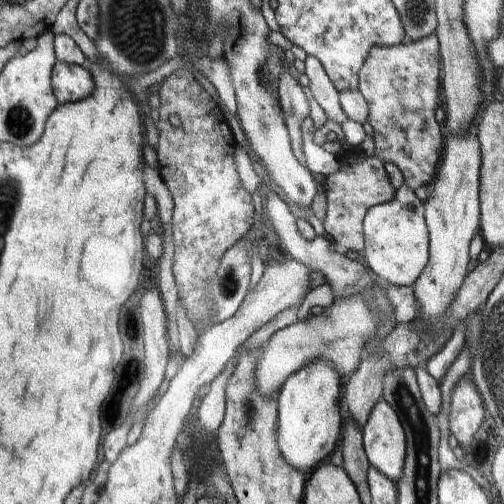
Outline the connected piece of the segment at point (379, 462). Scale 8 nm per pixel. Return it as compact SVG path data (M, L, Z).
M382 399L370 412L363 430L363 448L369 464L395 484L403 476L407 443L402 424Z

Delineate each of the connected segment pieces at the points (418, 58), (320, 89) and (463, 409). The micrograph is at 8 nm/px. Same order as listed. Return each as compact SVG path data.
M435 34L416 41L404 41L400 45L373 45L358 72L357 80L357 88L367 103L367 122L374 131L375 157L382 163L394 164L402 172L403 184L410 187L410 191L431 185L441 160L445 132L443 124L438 124L435 120L441 87L439 43Z
M308 56L305 60L305 76L310 81L309 87L316 102L324 109L329 120L342 123L348 118L339 104L339 92L328 79L320 62Z
M464 376L455 385L450 405L450 434L454 435L460 446L470 446L470 438L478 434L486 410L468 376Z

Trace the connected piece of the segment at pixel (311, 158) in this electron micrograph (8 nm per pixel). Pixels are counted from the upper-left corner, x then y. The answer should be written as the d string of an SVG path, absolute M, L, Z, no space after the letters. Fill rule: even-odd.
M310 117L302 122L301 140L305 166L314 176L324 175L328 177L340 169L338 156L329 154L322 146L318 146L314 142L316 130L317 128Z

